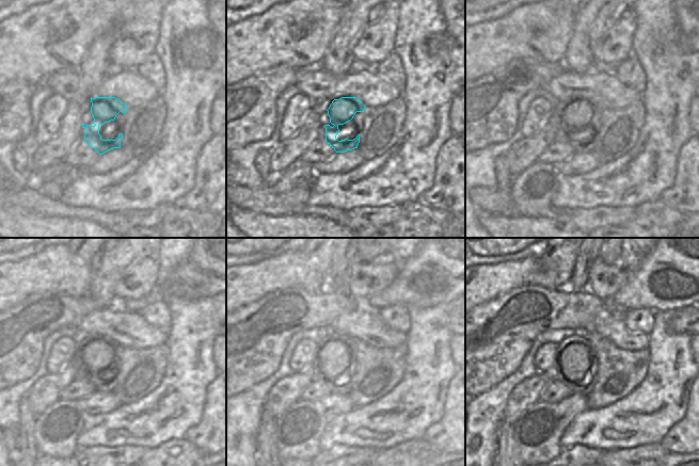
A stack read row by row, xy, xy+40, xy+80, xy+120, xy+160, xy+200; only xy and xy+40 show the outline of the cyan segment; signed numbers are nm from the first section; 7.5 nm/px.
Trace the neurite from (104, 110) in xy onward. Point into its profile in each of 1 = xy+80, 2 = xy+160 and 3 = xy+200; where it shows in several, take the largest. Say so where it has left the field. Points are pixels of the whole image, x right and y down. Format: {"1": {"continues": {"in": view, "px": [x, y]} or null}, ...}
{"1": {"continues": {"in": "xy+80", "px": [578, 114]}}, "2": {"continues": {"in": "xy+160", "px": [335, 357]}}, "3": {"continues": {"in": "xy+200", "px": [571, 367]}}}

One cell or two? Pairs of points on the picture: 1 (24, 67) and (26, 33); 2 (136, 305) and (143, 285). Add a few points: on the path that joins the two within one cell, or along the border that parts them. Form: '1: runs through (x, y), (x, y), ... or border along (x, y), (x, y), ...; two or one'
1: runs through (24, 59), (26, 42); one
2: border along (156, 284), (144, 296), (126, 299), (124, 301); two

